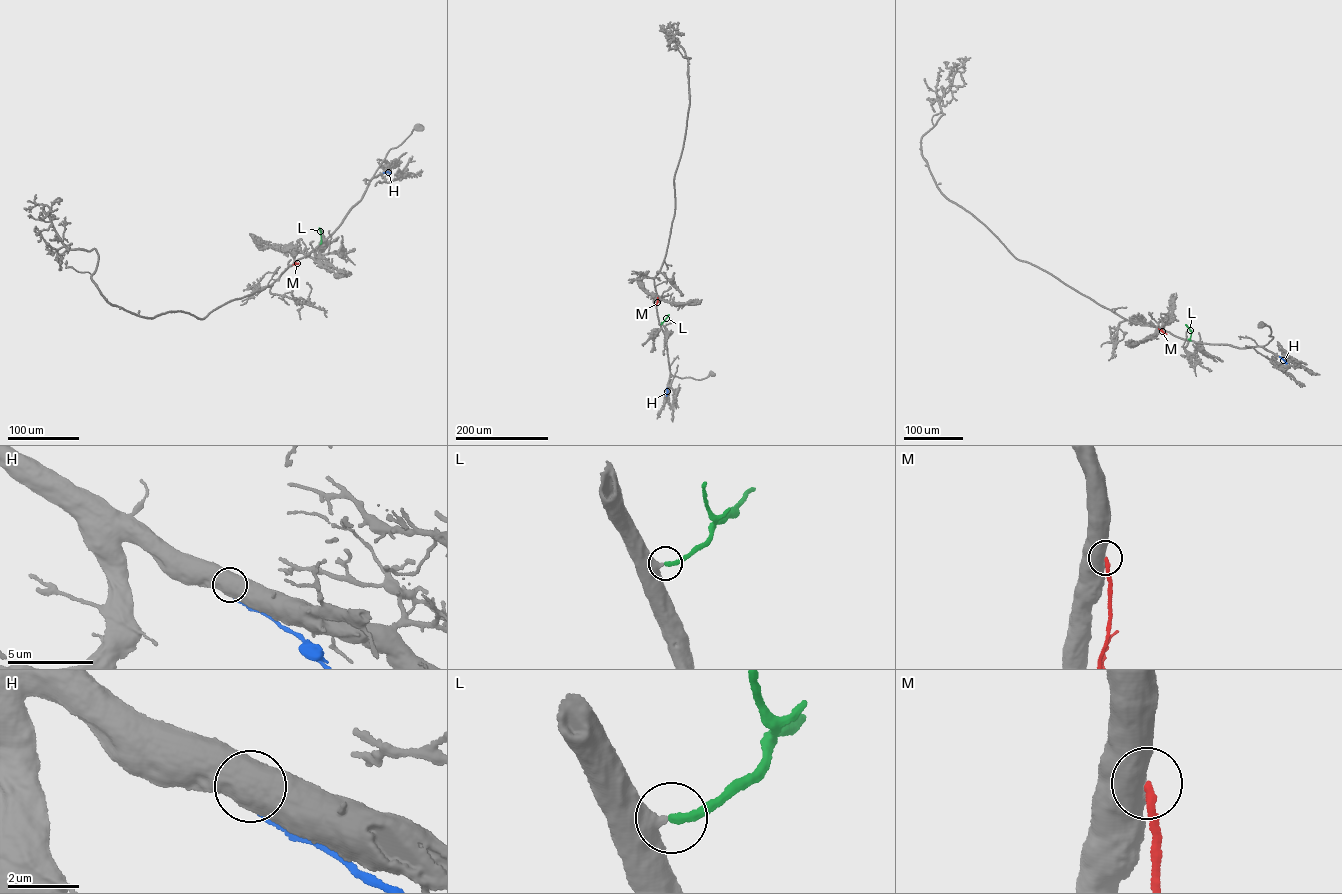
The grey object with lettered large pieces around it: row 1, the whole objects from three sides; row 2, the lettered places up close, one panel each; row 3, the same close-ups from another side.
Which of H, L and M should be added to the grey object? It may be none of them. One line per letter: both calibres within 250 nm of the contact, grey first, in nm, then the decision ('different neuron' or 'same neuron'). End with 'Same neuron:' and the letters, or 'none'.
H: 850 nm thick on the grey side, 170 nm on the other; different neuron
L: 600 nm thick on the grey side, 240 nm on the other; same neuron
M: 800 nm thick on the grey side, 220 nm on the other; different neuron
Same neuron: L

